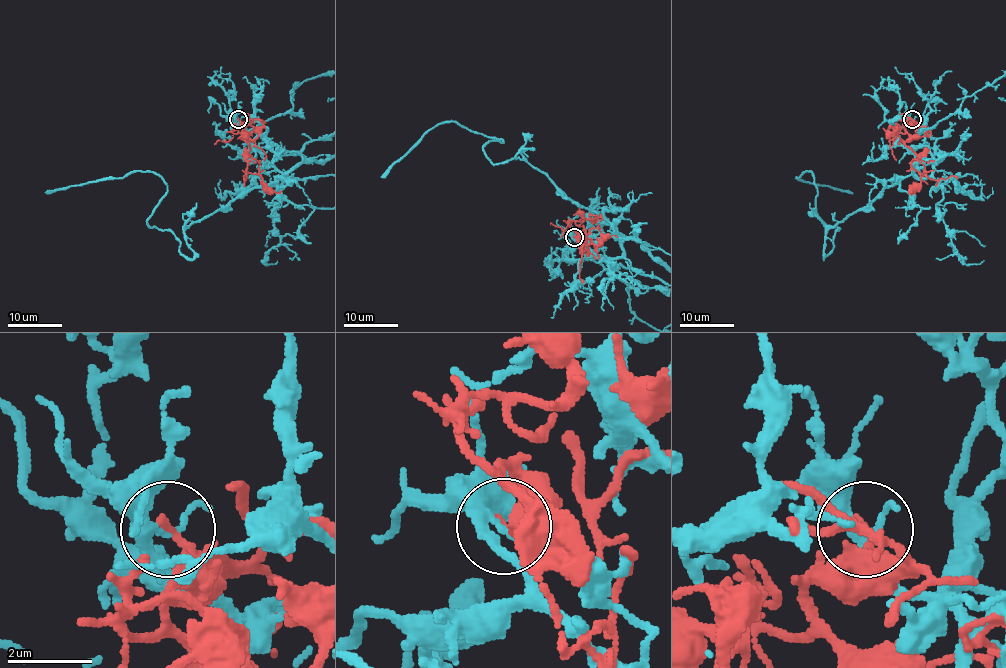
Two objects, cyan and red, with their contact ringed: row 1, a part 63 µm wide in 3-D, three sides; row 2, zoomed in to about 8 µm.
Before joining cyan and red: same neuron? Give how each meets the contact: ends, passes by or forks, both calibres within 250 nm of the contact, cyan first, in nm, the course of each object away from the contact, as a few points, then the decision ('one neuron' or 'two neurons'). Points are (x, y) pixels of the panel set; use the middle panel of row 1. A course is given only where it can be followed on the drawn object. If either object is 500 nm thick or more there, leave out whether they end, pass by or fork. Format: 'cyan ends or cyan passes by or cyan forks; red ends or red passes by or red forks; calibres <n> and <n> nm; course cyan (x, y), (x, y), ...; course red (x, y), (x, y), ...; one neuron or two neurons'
cyan forks; red ends; calibres 240 and 240 nm; course cyan (574, 237), (598, 258), (623, 251), (529, 149), (494, 164), (483, 148), (502, 141), (452, 121), (382, 178); course red (574, 237), (574, 231), (580, 233), (584, 229), (582, 241), (598, 246), (613, 235), (617, 237); two neurons

